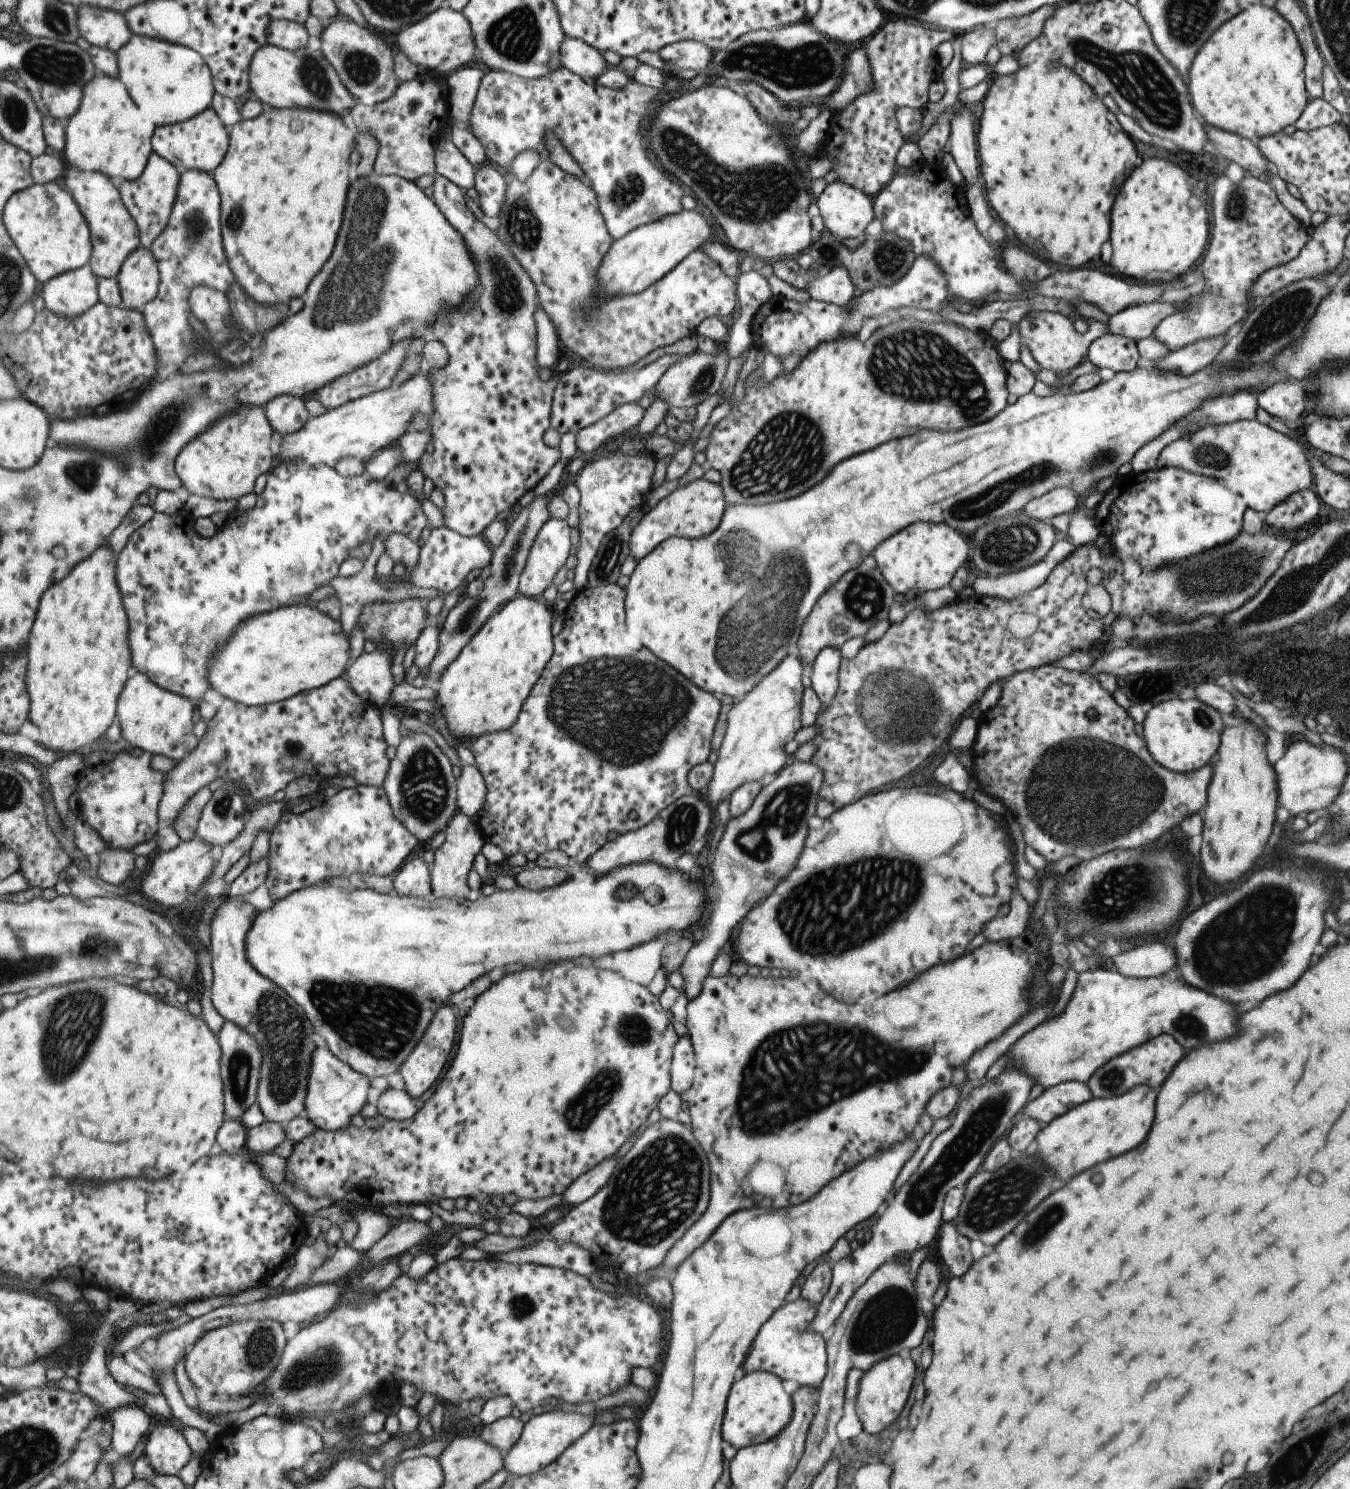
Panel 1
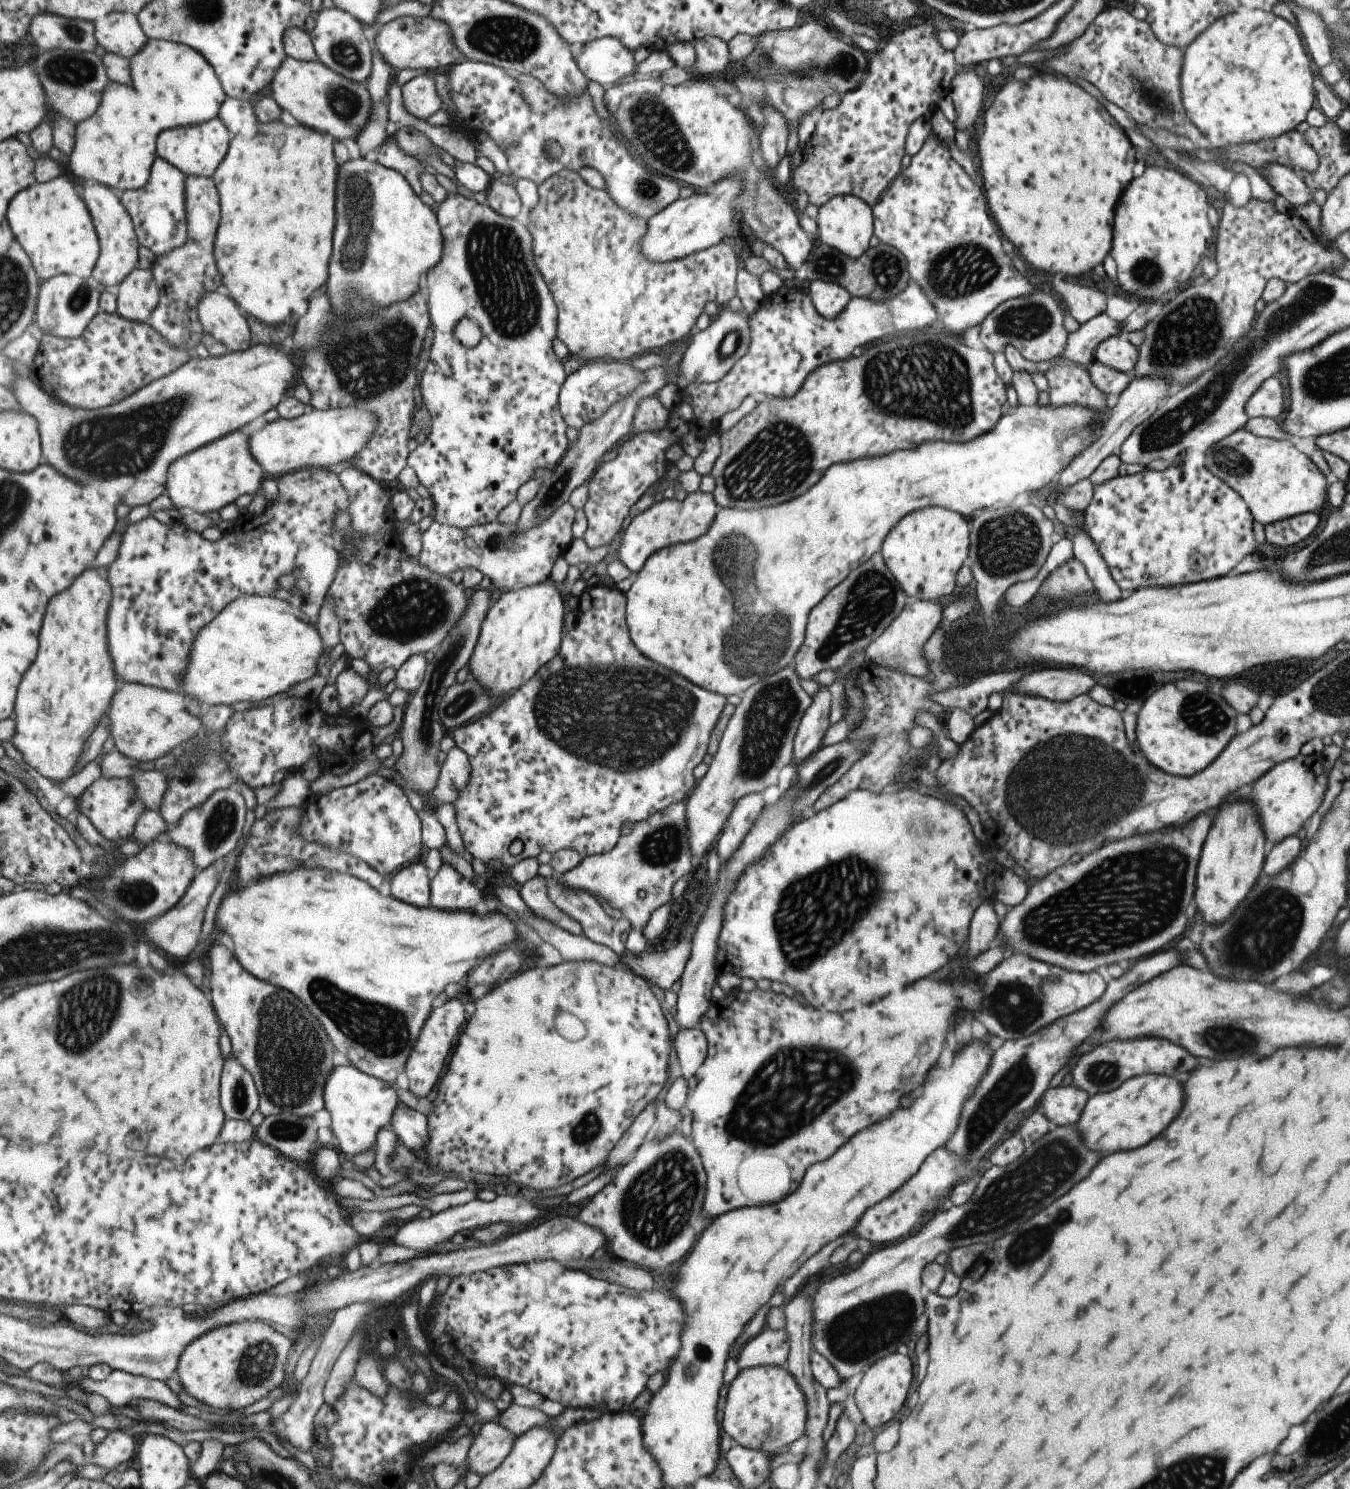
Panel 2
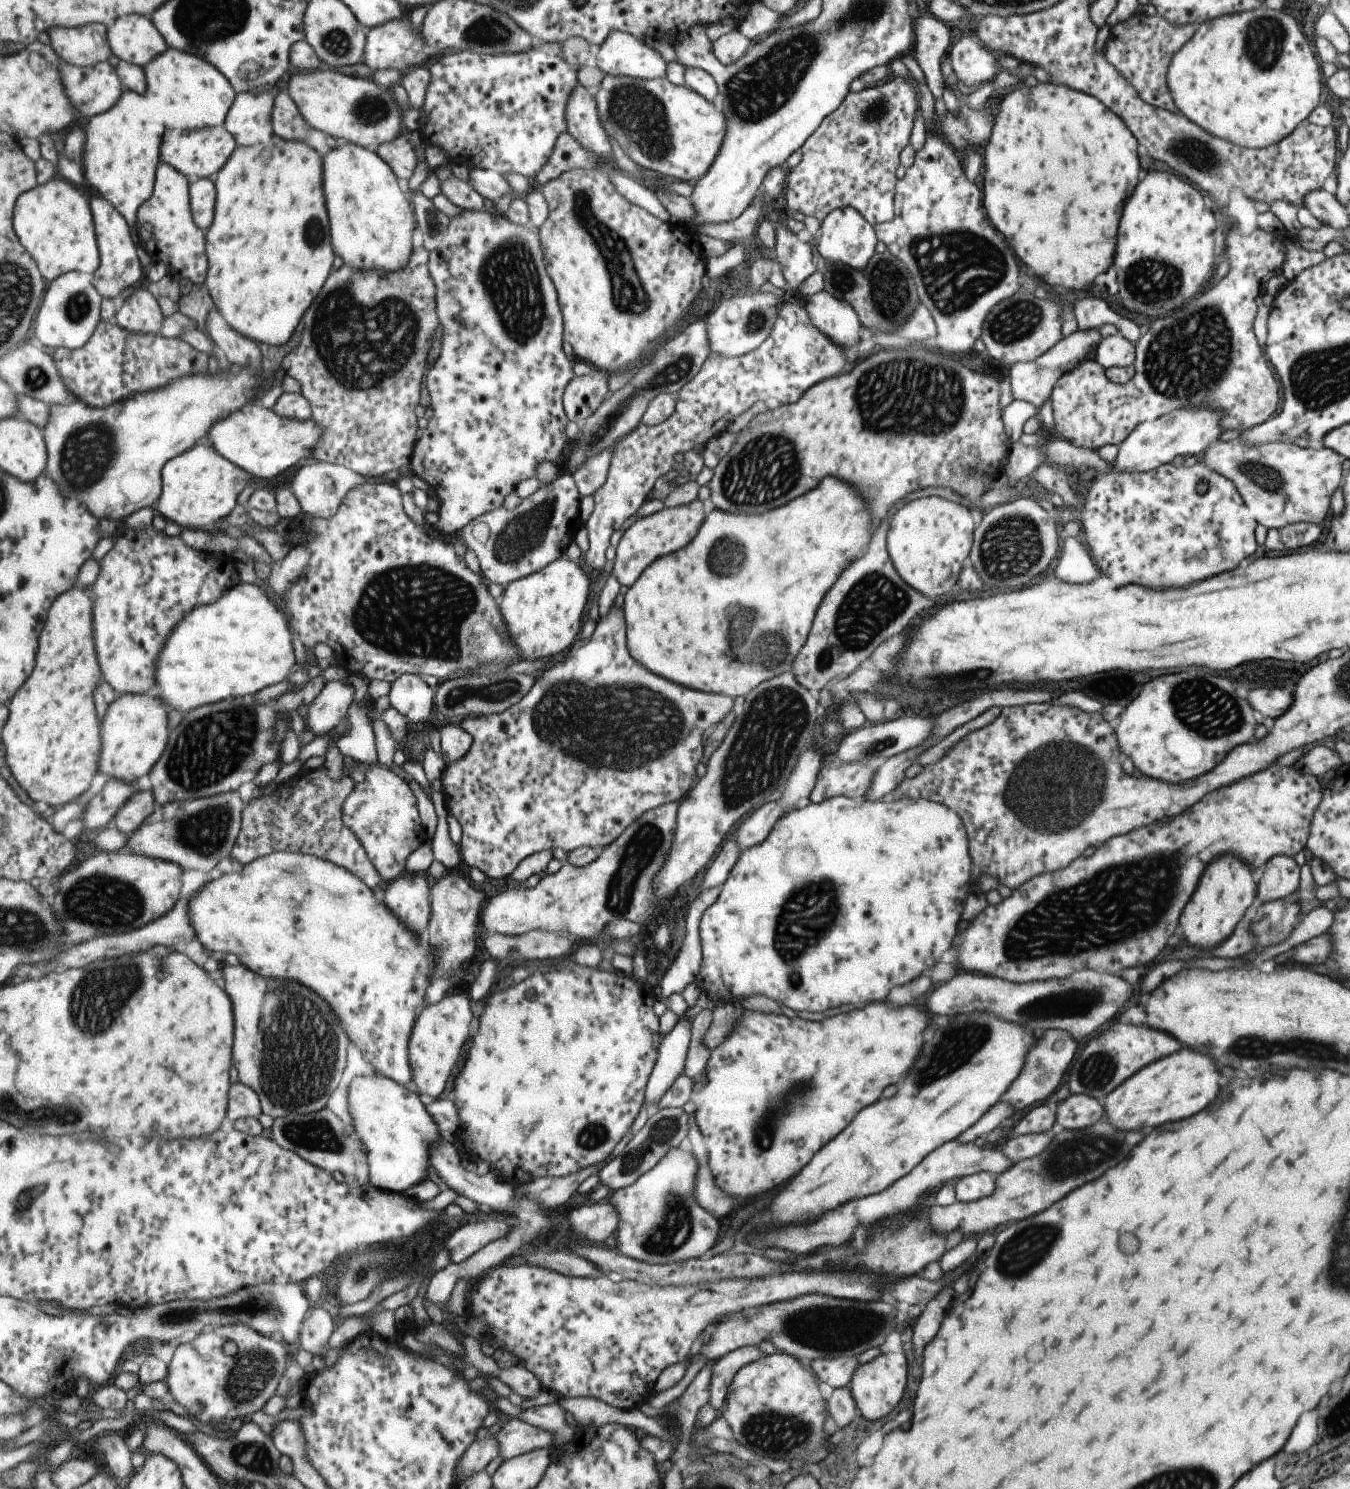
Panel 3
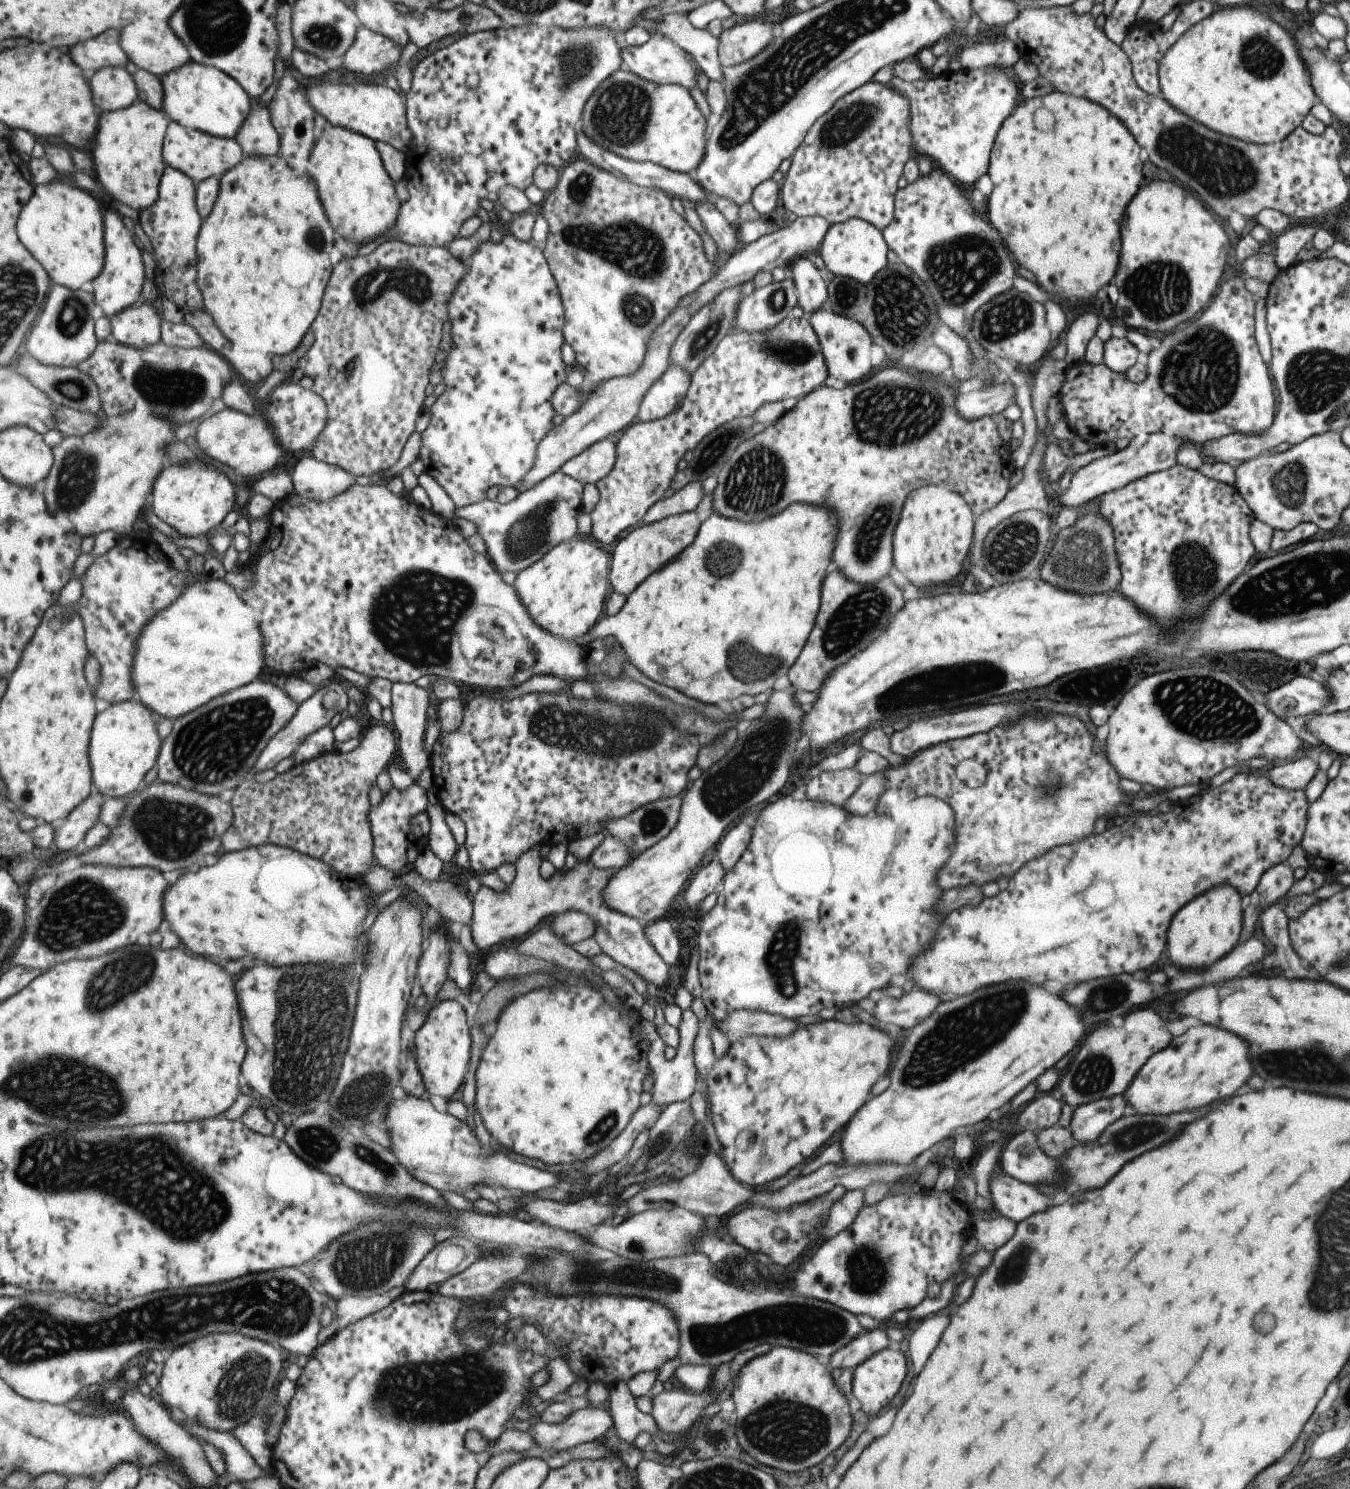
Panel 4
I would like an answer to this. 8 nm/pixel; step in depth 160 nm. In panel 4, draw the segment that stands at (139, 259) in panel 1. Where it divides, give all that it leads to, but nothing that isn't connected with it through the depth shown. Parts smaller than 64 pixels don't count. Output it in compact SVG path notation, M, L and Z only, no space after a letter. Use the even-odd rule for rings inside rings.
M154 303L133 305L112 319L113 339L143 348L162 341L163 319Z

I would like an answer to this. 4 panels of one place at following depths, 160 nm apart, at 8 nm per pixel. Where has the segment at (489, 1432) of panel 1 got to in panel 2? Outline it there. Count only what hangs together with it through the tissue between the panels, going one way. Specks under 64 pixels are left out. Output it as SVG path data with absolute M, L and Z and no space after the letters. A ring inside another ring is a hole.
M511 1402L495 1419L513 1437L523 1434L532 1426L541 1426L550 1423L550 1418L537 1409L520 1407Z

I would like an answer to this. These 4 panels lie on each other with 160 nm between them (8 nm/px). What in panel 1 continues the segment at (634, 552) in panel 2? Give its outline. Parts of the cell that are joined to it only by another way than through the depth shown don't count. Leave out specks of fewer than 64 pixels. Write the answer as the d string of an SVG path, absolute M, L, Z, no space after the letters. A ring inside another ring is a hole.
M702 477L693 480L683 479L680 486L642 516L641 522L636 524L627 541L628 552L637 562L666 538L696 539L707 536L719 524L725 507L723 491L719 484L706 481Z

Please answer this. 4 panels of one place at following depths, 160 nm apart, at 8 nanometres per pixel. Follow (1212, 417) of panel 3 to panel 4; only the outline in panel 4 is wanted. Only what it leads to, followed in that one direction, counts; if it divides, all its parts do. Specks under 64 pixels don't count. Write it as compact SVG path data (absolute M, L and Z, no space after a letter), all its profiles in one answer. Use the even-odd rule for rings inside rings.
M1163 433L1139 434L1128 440L1127 446L1113 451L1111 454L1096 458L1071 477L1069 487L1057 496L1061 506L1075 508L1083 502L1099 498L1103 493L1111 492L1127 483L1133 482L1142 476L1168 469L1175 465L1175 453L1179 448L1190 445L1185 436L1185 442L1179 435L1166 435Z

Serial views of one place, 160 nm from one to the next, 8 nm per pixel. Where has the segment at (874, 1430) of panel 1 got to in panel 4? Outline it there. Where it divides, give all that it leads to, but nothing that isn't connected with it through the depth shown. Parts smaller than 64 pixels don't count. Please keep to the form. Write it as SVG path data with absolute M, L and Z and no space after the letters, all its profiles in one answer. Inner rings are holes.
M891 1345L882 1348L858 1364L852 1370L850 1389L852 1395L861 1404L860 1409L870 1416L883 1410L891 1402L891 1398L897 1394L897 1390L901 1388L905 1372L907 1372L907 1364L905 1364L903 1354L898 1351L896 1346Z

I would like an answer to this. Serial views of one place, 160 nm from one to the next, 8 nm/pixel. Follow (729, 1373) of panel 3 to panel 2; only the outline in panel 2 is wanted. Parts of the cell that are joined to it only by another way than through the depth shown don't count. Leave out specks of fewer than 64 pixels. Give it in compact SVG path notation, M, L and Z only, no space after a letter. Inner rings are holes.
M783 1328L776 1331L763 1330L750 1337L737 1357L739 1369L748 1366L773 1365L780 1367L788 1358L788 1334Z

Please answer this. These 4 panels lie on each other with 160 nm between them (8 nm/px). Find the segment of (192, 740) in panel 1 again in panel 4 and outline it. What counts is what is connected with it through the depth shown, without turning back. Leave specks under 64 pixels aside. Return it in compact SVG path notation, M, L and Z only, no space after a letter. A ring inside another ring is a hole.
M139 698L113 703L106 709L99 711L90 740L90 766L94 770L96 788L107 798L133 796L142 788L143 778L147 776L147 772L151 772L158 766L164 739L161 739L159 732L157 732L157 719L157 714Z

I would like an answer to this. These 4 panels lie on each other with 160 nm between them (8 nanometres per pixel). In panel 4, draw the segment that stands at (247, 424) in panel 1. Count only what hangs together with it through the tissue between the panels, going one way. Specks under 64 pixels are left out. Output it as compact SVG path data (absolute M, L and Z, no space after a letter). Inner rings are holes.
M203 461L173 463L166 468L154 486L152 508L161 521L181 534L191 537L205 536L218 527L231 510L236 510L237 487L224 472L218 472Z

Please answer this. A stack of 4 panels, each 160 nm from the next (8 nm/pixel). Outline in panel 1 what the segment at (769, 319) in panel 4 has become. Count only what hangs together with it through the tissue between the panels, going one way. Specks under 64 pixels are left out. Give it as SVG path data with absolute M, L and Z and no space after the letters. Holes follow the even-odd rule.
M695 350L685 355L679 362L673 363L663 374L653 388L655 398L663 400L667 408L695 408L711 394L717 392L719 384L725 374L729 358L716 351L716 356Z

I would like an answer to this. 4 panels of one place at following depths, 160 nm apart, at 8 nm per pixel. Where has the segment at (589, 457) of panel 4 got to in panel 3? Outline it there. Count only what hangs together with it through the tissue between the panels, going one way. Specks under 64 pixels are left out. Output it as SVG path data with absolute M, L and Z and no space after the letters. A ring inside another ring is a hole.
M601 450L593 458L587 458L587 462L581 464L579 470L573 472L572 478L579 497L592 496L605 480L610 466L611 454L609 450Z

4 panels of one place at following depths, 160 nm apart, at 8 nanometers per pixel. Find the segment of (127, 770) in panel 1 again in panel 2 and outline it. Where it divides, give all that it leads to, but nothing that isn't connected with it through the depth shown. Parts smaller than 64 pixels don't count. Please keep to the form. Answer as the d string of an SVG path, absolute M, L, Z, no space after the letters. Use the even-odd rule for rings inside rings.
M100 776L78 798L80 798L82 805L82 812L91 819L95 828L103 836L116 843L133 838L138 822L148 810L138 795L138 788L129 777L109 778Z

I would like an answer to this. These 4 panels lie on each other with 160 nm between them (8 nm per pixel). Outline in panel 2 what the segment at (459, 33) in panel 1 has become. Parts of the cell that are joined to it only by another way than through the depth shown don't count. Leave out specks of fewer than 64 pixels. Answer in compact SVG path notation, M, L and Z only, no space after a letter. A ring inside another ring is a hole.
M427 15L425 17L401 16L383 25L374 38L374 49L377 49L385 62L399 72L404 68L421 68L437 72L437 68L447 70L457 64L460 56L457 55L449 27L444 25L437 17Z

